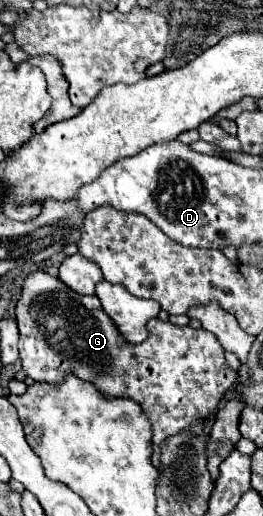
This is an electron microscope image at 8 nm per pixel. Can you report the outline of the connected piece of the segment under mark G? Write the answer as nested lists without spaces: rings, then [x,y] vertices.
[[[30,272],[26,276],[16,302],[16,322],[20,330],[20,360],[26,376],[36,382],[52,384],[62,382],[64,372],[70,370],[78,378],[98,386],[102,394],[110,398],[132,398],[142,406],[144,414],[152,422],[152,462],[156,468],[160,468],[160,444],[168,436],[178,434],[182,428],[208,418],[224,392],[236,382],[236,372],[226,364],[224,350],[214,334],[206,330],[192,330],[188,326],[180,328],[156,318],[148,324],[150,334],[142,344],[128,344],[118,334],[114,322],[104,314],[96,296],[82,296],[46,272]]]

